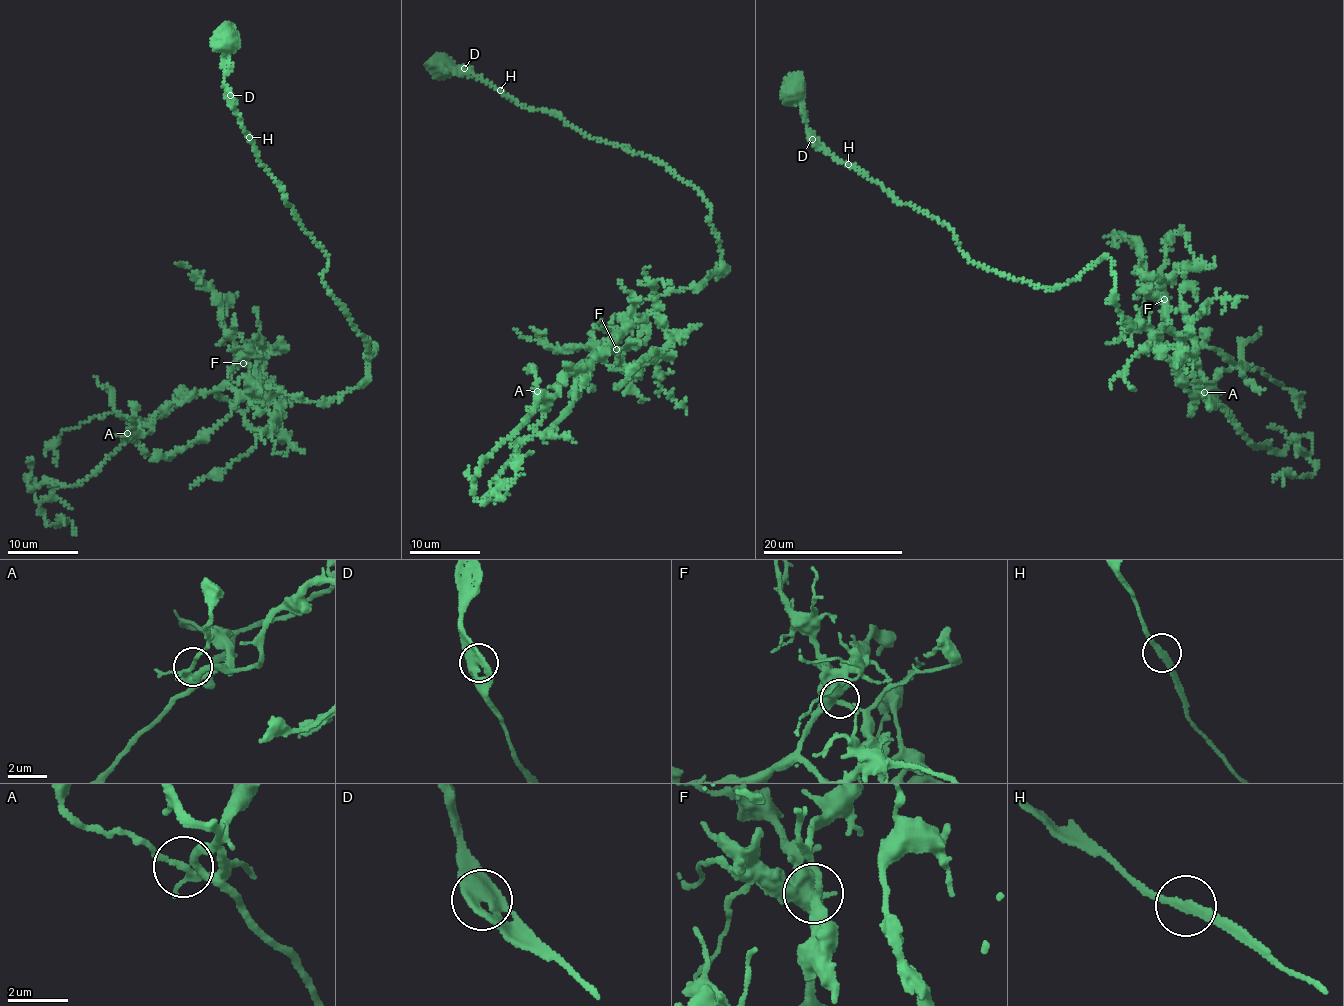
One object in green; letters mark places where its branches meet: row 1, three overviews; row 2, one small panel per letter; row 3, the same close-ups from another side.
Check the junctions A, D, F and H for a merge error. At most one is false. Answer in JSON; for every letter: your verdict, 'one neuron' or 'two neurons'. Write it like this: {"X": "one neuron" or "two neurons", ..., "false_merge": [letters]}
{"A": "one neuron", "D": "one neuron", "F": "one neuron", "H": "one neuron", "false_merge": []}

